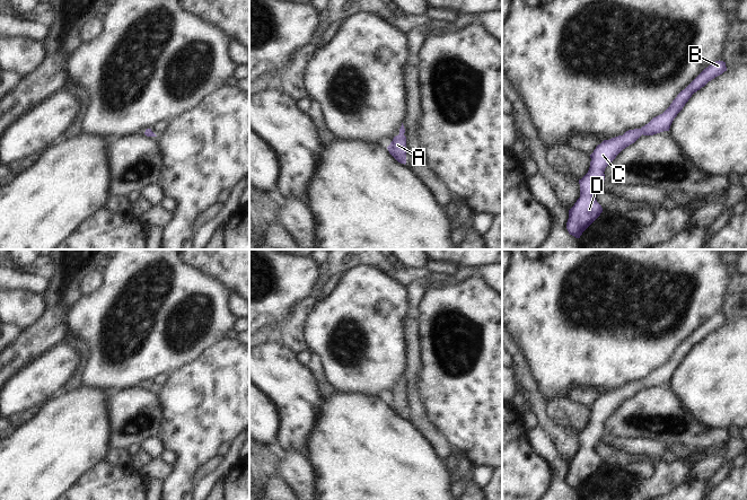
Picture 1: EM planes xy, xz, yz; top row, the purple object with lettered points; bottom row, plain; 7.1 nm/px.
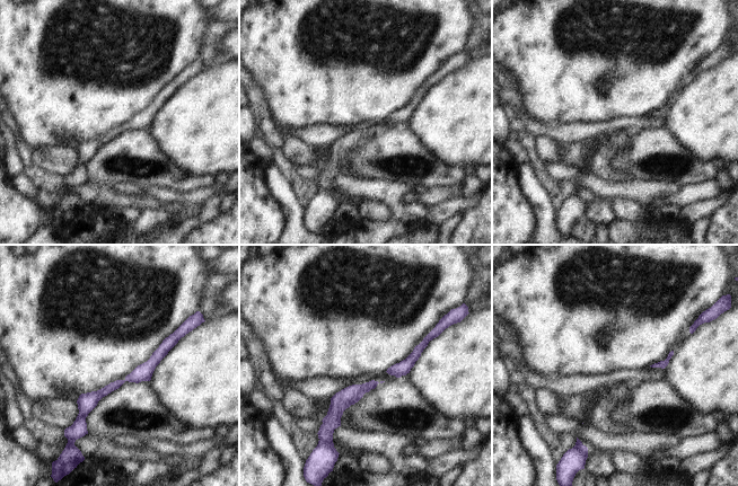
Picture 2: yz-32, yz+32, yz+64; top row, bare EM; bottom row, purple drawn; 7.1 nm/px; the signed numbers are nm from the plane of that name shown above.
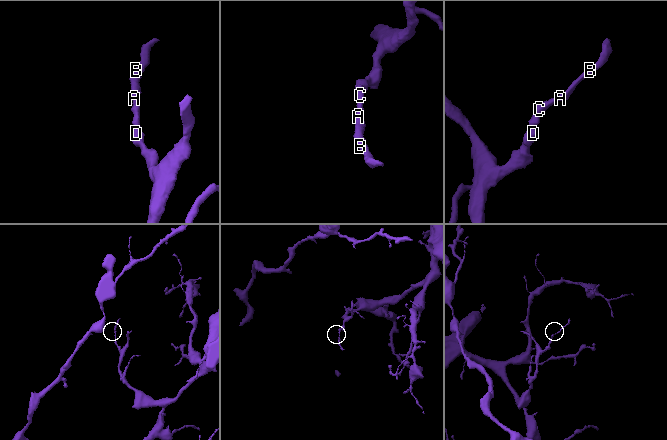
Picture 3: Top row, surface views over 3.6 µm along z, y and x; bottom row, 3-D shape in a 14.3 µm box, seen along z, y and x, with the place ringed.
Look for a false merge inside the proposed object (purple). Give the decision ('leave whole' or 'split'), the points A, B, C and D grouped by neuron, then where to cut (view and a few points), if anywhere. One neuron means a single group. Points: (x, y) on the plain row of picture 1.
leave whole | A B C D | no cut

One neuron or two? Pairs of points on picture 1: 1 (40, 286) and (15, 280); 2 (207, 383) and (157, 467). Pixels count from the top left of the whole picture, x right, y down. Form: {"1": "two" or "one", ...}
{"1": "one", "2": "two"}

